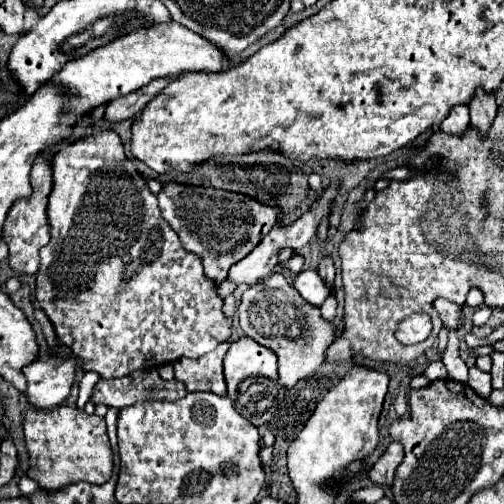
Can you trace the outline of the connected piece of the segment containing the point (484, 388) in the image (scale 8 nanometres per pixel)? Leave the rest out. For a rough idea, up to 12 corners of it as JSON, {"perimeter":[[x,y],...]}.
{"perimeter":[[470,366],[468,384],[488,398],[490,374]]}

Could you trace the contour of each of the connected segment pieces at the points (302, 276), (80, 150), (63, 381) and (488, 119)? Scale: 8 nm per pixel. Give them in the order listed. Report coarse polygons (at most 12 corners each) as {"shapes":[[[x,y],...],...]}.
{"shapes":[[[314,268],[294,278],[294,288],[314,306],[332,294]],[[116,132],[52,158],[36,300],[102,380],[232,318]],[[52,356],[24,368],[28,406],[52,410],[70,394],[76,360]],[[478,88],[470,124],[486,134],[496,116],[494,94]]]}

